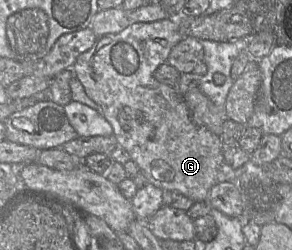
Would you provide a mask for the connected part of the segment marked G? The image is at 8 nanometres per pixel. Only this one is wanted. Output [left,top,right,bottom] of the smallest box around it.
[72,18,224,202]

